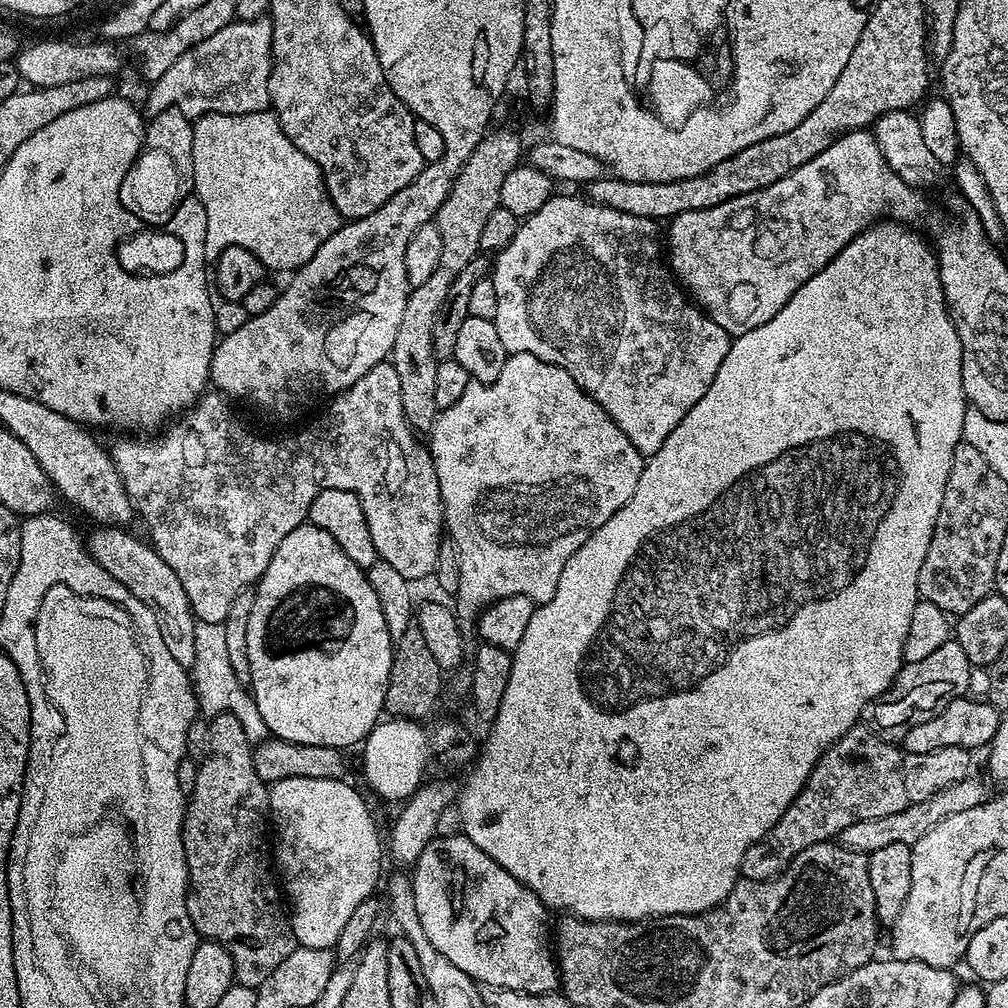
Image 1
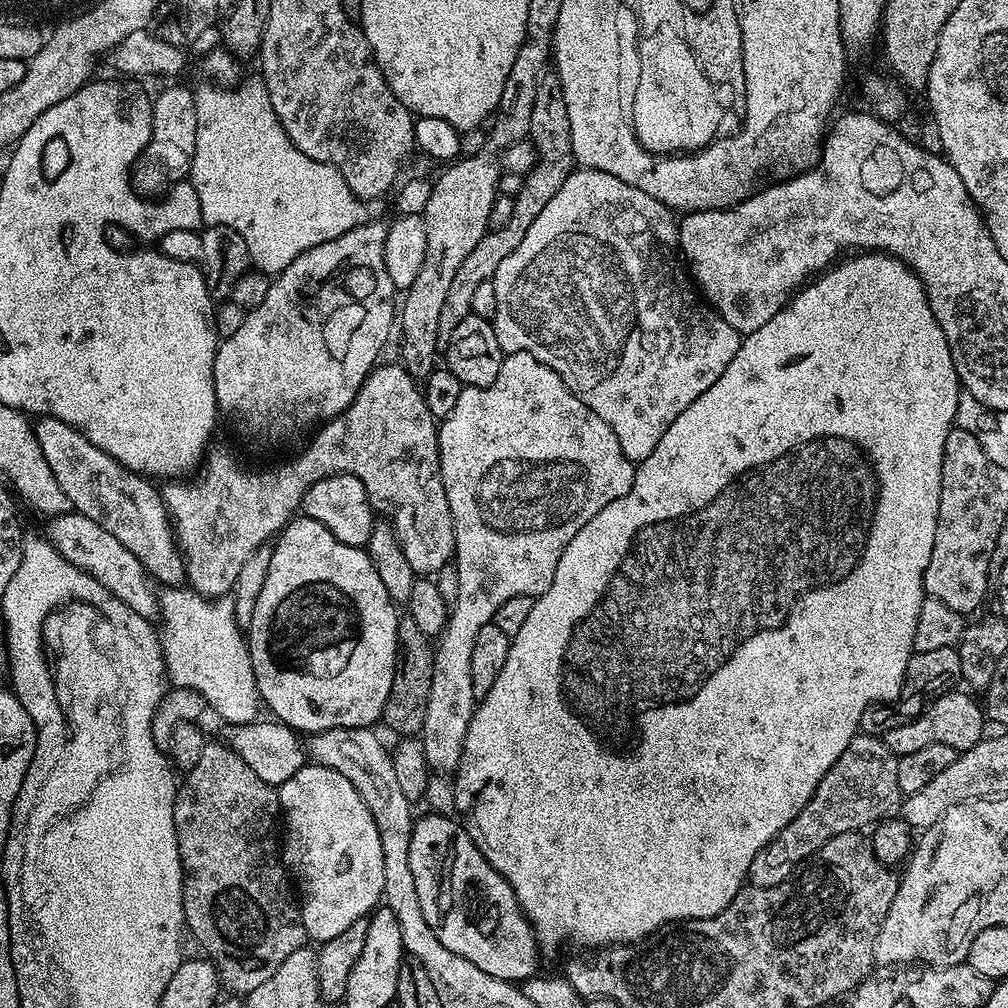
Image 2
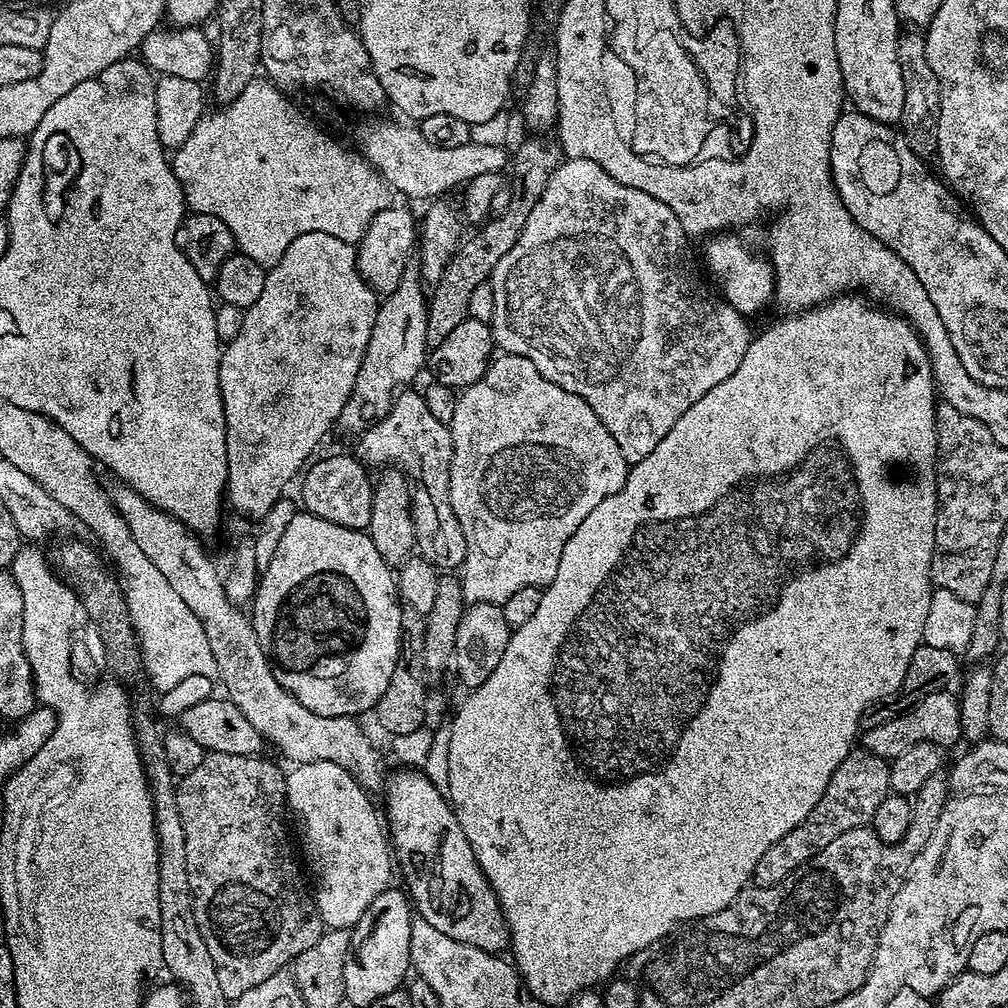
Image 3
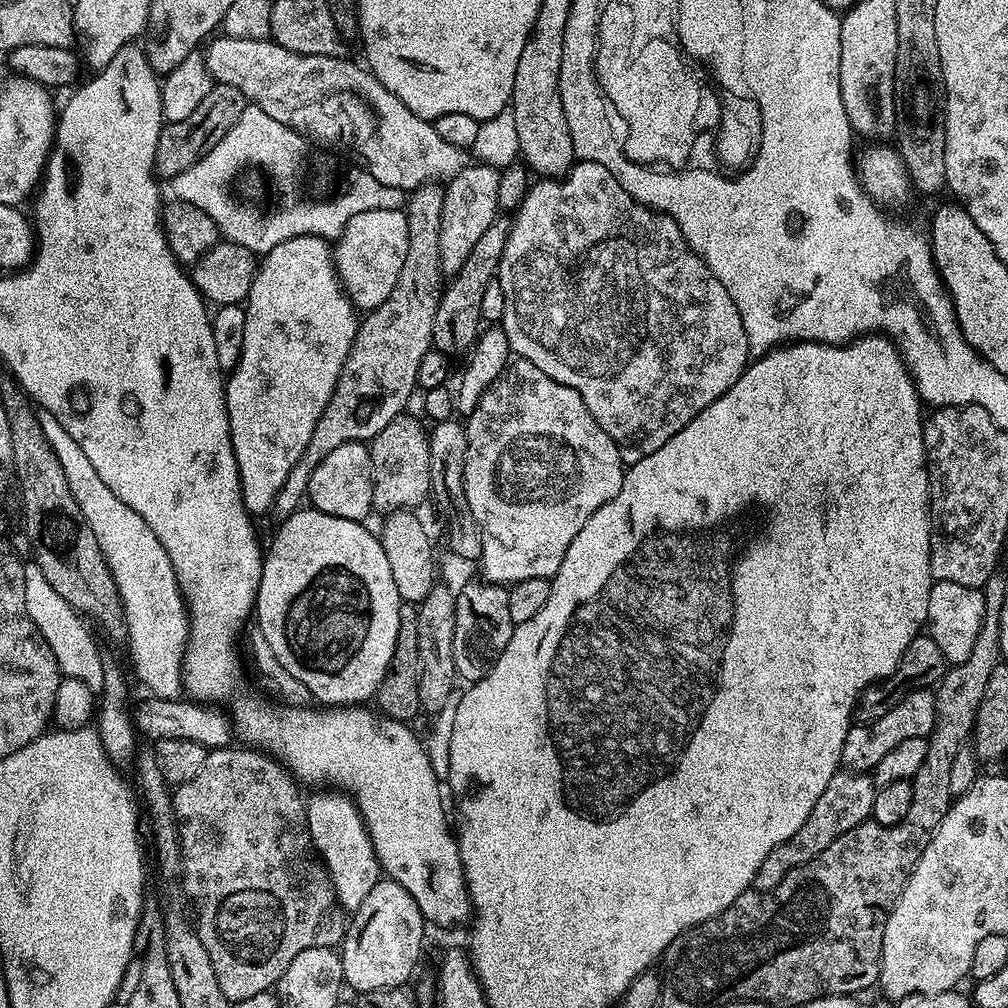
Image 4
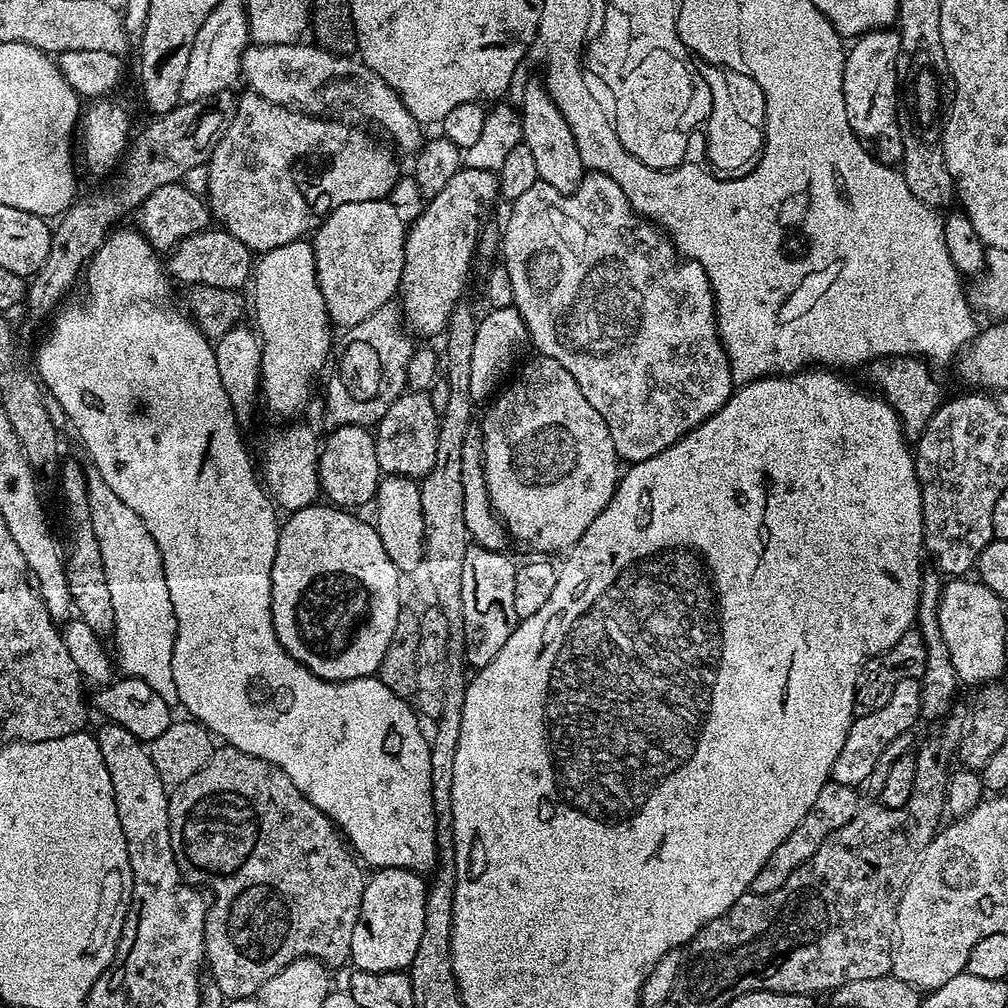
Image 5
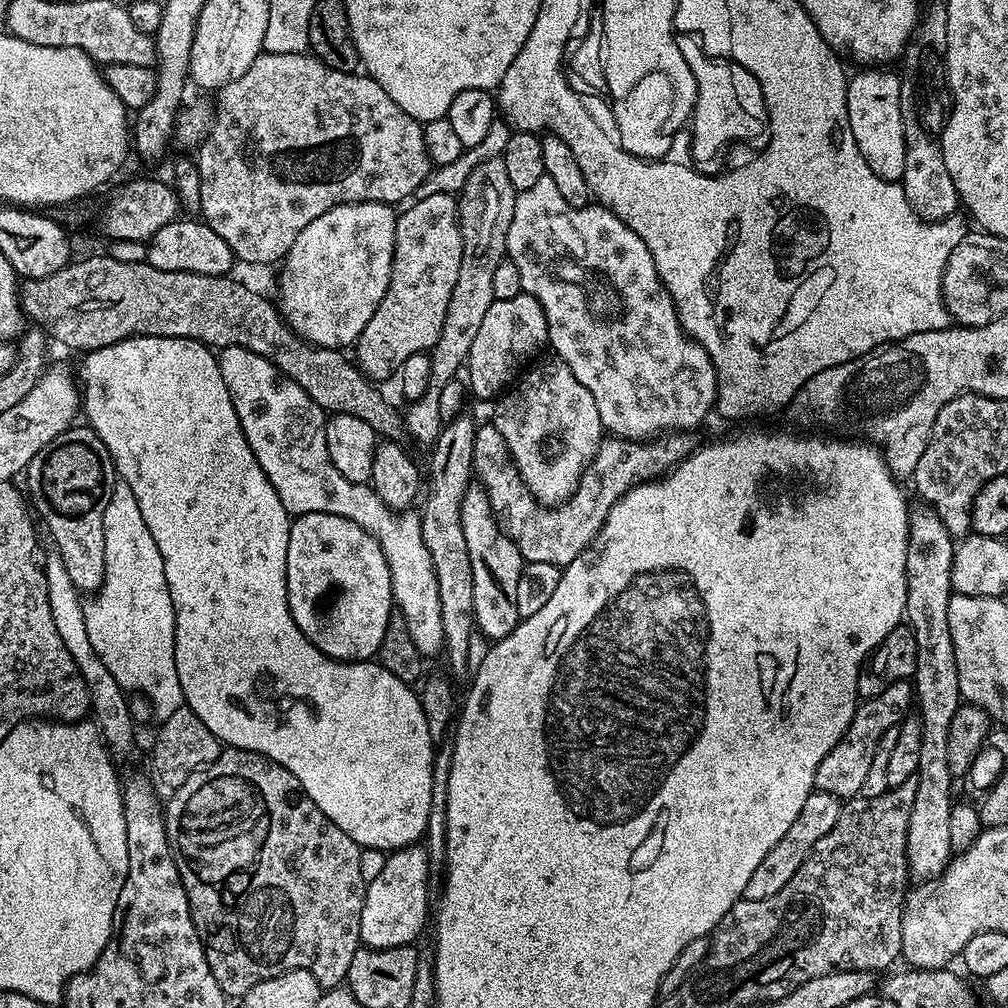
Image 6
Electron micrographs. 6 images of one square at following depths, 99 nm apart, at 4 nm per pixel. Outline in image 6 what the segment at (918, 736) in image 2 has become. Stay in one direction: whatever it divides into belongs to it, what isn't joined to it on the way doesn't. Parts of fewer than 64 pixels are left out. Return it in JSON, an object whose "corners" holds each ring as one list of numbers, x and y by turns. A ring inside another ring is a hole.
{"corners":[[899,680,886,686,886,690,880,696,865,699,857,707,846,734,818,766,816,788,826,794,834,794,844,802,859,797,866,782,866,774,870,774,870,762,874,762,874,754,878,750,878,742,882,734,897,727,909,715,908,707,912,708,913,704,914,688,906,680]]}

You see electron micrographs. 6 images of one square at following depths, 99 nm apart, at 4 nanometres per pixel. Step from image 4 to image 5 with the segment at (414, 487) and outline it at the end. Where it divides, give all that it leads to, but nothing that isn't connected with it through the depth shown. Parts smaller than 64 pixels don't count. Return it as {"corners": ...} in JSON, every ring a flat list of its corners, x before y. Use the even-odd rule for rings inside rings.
{"corners":[[405,391,394,402,390,415,383,416,374,428,381,473,413,478,423,478,430,474,436,461,439,429,440,417,431,395,428,392]]}

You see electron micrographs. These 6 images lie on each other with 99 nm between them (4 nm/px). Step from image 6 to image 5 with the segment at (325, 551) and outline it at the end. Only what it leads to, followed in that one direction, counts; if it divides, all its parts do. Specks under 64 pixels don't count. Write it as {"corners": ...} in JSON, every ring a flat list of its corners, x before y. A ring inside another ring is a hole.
{"corners":[[317,502,299,508,291,513,280,526,278,538,278,554,274,554,274,566,272,567,272,621,274,630,278,634,278,642,289,652,302,666,306,666,318,678,323,680,353,680,363,676,376,676,380,671,382,654,386,654,386,646,390,646,390,638,394,635,394,625,398,622,398,614,402,607,400,601,400,580,402,573,390,562,390,554,386,554,386,546,382,546,382,538,378,538,375,527,364,520,359,520,359,515,351,511,329,506,324,502]]}

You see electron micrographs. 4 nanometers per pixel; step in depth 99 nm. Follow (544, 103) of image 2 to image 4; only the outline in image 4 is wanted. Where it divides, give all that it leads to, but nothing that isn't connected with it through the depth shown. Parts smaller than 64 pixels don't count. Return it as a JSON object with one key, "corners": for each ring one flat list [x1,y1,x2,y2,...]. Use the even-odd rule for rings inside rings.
{"corners":[[497,218,474,242,474,250,466,254,466,262,451,277,452,280,443,285,436,301,434,326,432,327,432,348,444,353,449,358,463,357,471,353,472,345,480,337,482,331,482,298,486,294,486,286,490,281,497,279,500,270,500,259,506,250,508,235,512,229,512,220],[464,352,464,353,463,353]]}

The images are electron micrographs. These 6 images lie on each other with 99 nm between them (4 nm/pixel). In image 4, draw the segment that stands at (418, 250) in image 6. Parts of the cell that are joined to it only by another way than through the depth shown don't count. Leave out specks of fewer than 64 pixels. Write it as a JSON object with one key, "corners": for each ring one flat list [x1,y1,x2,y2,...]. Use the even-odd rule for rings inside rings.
{"corners":[[479,162,464,168,447,181,442,202,442,226,440,227,440,266,445,273,454,274,466,262,466,254,474,250,474,242,498,218,498,178,501,169,491,168]]}

